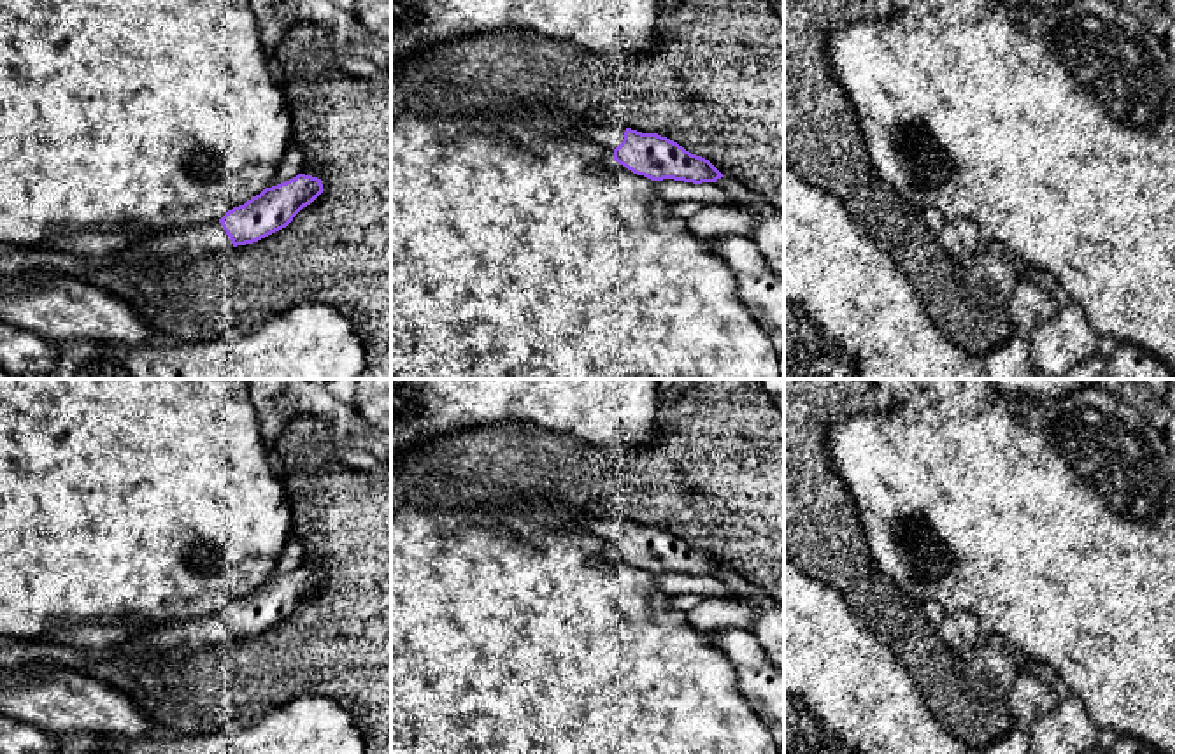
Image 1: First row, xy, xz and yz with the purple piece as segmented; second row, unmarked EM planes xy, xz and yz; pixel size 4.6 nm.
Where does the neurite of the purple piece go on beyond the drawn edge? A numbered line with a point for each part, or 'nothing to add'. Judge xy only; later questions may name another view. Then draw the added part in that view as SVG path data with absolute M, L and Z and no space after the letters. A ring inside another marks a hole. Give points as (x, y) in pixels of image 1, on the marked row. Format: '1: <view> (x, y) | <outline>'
1: xy (209, 237) | M209 221L188 228L168 228L163 235L153 240L133 245L126 251L119 251L103 258L91 258L91 268L105 268L116 261L130 261L139 254L149 254L156 258L168 258L177 253L228 253L233 244L219 221Z

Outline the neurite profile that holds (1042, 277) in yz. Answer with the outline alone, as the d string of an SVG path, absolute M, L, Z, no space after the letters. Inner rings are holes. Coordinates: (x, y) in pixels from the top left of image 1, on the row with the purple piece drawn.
M1028 267L1023 281L1033 281L1051 295L1058 296L1061 302L1066 300L1061 282L1047 270Z

